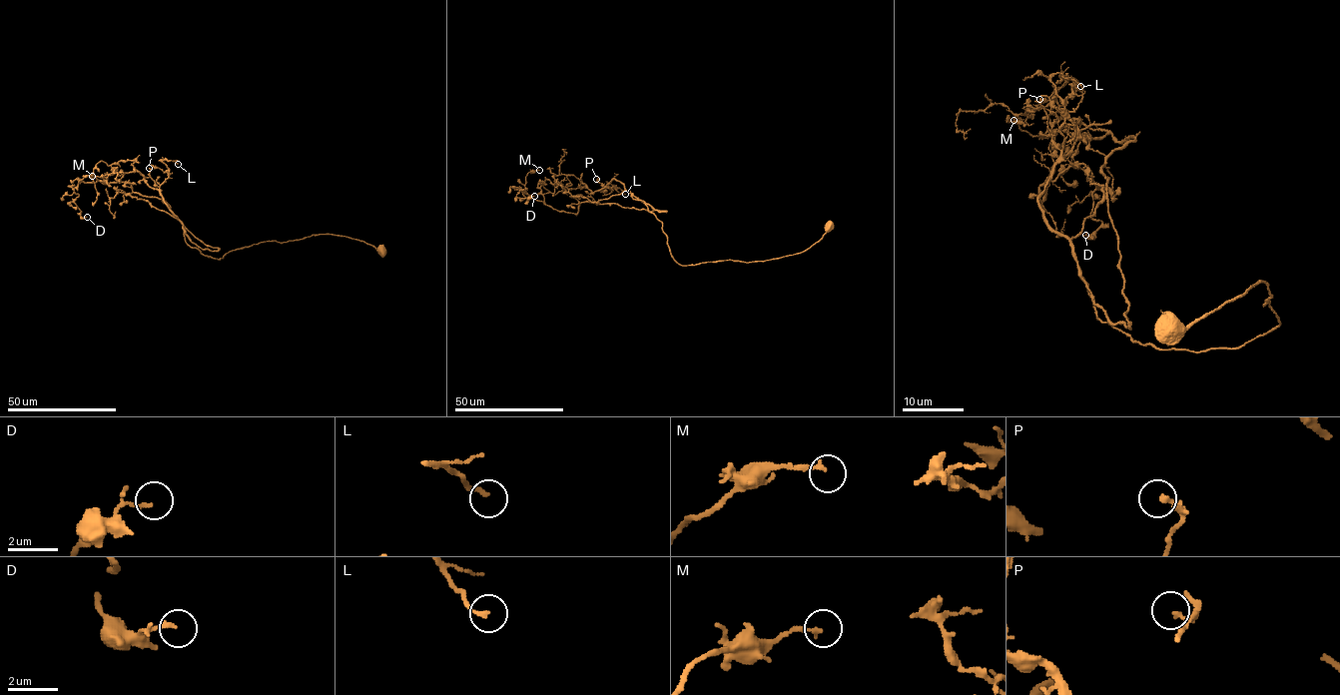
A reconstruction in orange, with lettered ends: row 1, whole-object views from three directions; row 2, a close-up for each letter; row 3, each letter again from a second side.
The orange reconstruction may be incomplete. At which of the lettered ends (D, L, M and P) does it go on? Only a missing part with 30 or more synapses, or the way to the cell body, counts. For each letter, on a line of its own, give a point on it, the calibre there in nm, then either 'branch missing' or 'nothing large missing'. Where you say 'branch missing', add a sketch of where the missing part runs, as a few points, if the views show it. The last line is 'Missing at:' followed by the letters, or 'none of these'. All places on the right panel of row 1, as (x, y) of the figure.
D: at (1085, 235); 140 nm thick; nothing large missing
L: at (1080, 86); 160 nm thick; nothing large missing
M: at (1013, 120); 170 nm thick; nothing large missing
P: at (1039, 99); 170 nm thick; nothing large missing
Missing at: none of these

